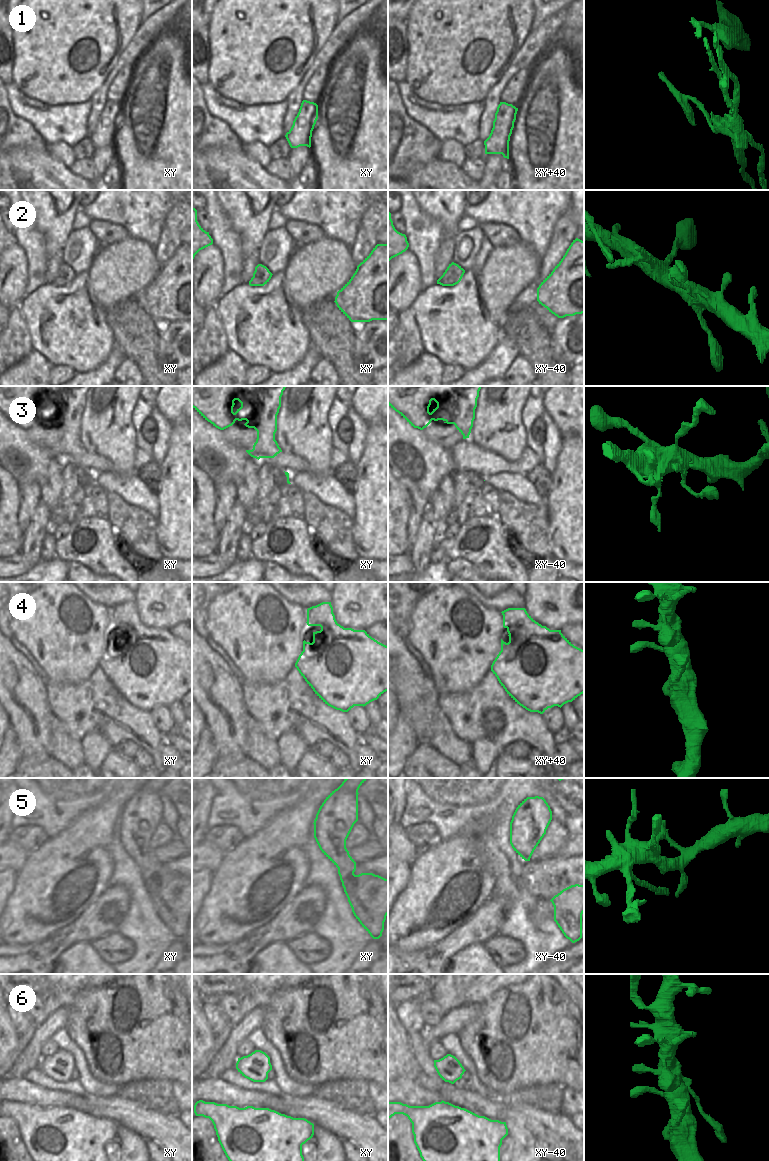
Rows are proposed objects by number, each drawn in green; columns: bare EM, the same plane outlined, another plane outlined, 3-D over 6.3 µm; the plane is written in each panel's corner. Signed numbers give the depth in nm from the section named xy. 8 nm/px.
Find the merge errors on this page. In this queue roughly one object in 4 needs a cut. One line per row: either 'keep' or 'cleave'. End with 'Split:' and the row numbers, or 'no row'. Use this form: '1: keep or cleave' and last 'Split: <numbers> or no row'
1: cleave
2: keep
3: cleave
4: keep
5: keep
6: cleave
Split: 1, 3, 6

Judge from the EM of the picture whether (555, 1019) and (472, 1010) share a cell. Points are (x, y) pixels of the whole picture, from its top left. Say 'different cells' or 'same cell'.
different cells

